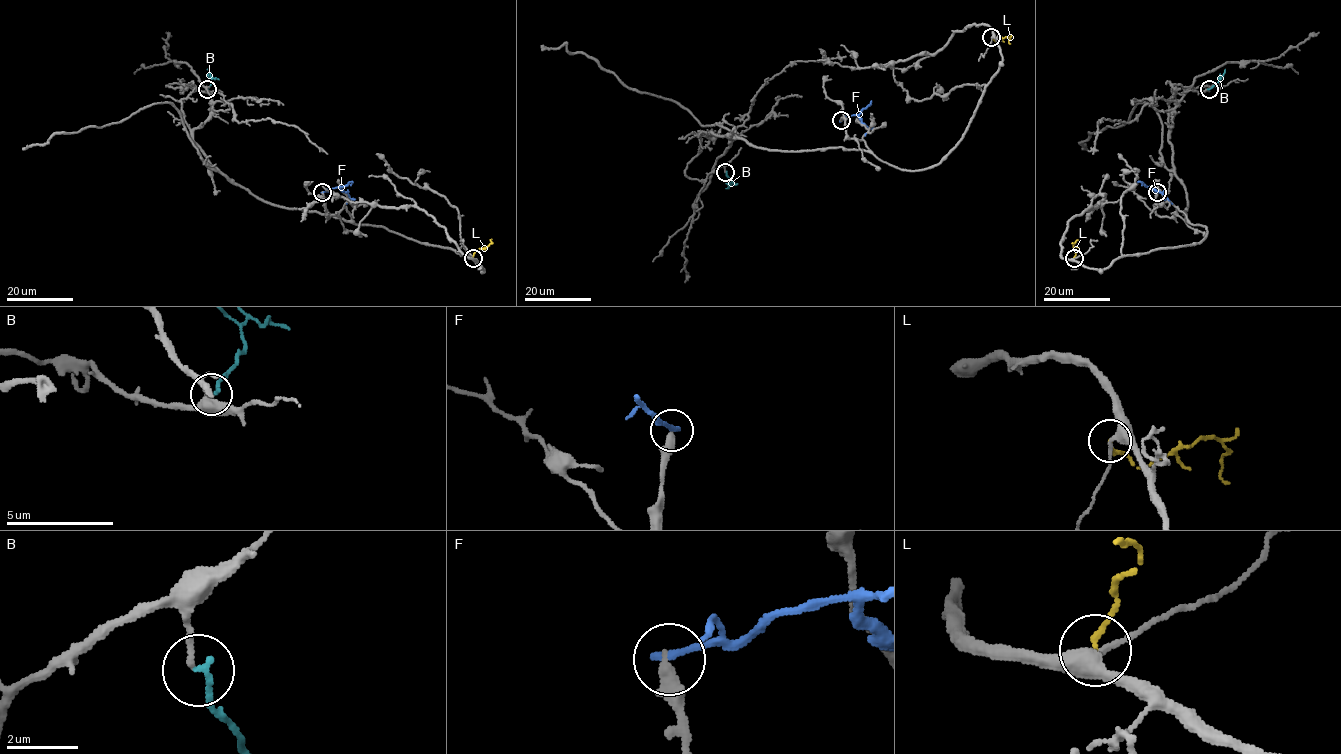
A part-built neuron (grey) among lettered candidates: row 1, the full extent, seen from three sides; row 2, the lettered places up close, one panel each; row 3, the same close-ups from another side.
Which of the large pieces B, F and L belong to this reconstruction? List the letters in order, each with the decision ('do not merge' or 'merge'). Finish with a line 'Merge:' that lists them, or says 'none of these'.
B: merge
F: do not merge
L: do not merge
Merge: B

